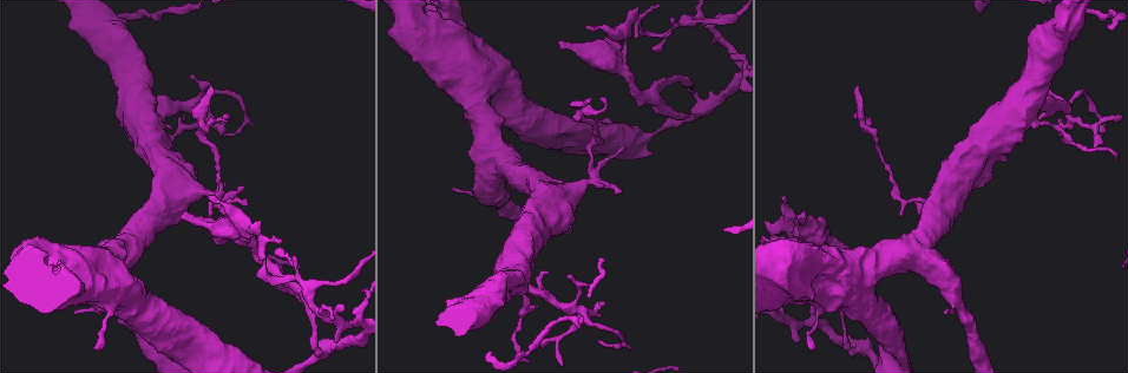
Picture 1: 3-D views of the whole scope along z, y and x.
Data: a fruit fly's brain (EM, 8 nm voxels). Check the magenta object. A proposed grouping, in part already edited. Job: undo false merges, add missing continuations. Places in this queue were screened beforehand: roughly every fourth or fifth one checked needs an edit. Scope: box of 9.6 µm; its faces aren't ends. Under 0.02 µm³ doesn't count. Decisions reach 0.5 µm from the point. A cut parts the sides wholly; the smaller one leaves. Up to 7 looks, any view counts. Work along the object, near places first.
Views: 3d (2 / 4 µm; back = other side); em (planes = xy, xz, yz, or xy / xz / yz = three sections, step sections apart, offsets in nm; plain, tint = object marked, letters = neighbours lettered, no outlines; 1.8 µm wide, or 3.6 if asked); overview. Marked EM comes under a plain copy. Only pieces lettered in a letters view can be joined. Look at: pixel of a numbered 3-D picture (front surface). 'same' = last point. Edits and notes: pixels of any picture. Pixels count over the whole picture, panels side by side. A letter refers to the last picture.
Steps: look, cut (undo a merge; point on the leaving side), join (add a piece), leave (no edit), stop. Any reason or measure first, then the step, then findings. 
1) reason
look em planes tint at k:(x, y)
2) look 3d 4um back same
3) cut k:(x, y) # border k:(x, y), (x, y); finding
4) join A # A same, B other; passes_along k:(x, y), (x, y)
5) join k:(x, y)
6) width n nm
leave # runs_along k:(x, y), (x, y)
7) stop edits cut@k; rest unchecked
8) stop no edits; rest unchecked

an open end
look em planes tint at 1:(560, 42)

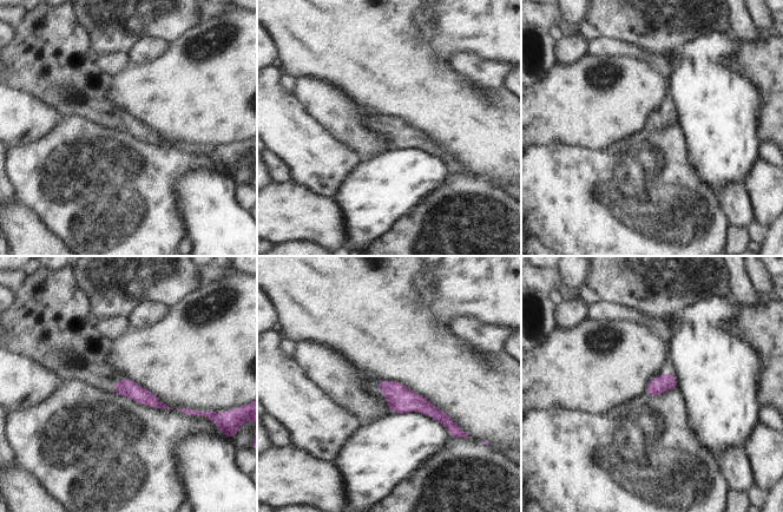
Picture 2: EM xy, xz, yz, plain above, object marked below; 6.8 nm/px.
look em planes letters same

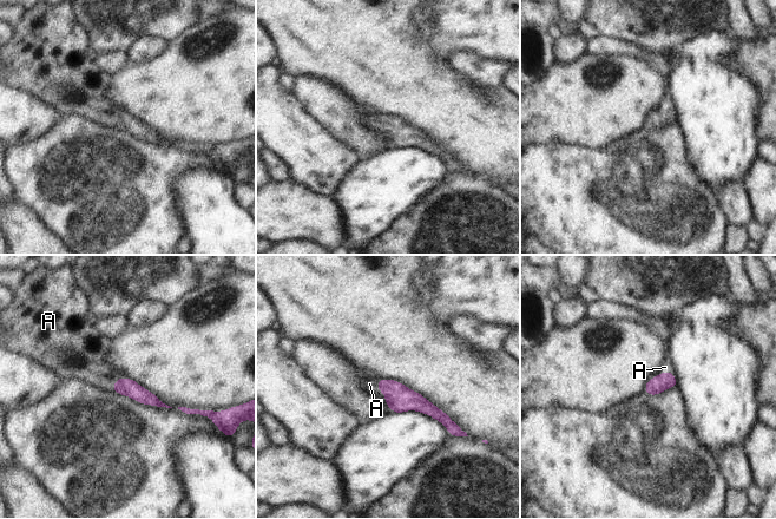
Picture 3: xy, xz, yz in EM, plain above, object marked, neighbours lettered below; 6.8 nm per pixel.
join A # A same; passes_along 3:(399, 398), (379, 389), (369, 383); it goes on there

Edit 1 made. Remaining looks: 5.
look overview

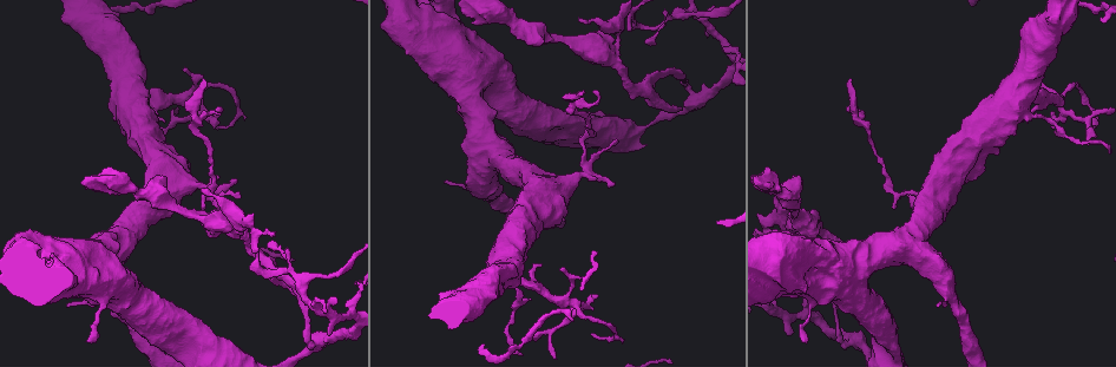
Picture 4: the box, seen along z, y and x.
touches itself
look 3d 4um at 4:(258, 234)

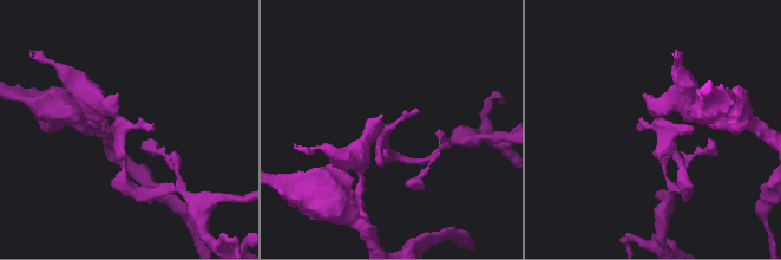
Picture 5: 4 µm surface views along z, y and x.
now the EM
look em xz step 8 tint at 5:(660, 130)

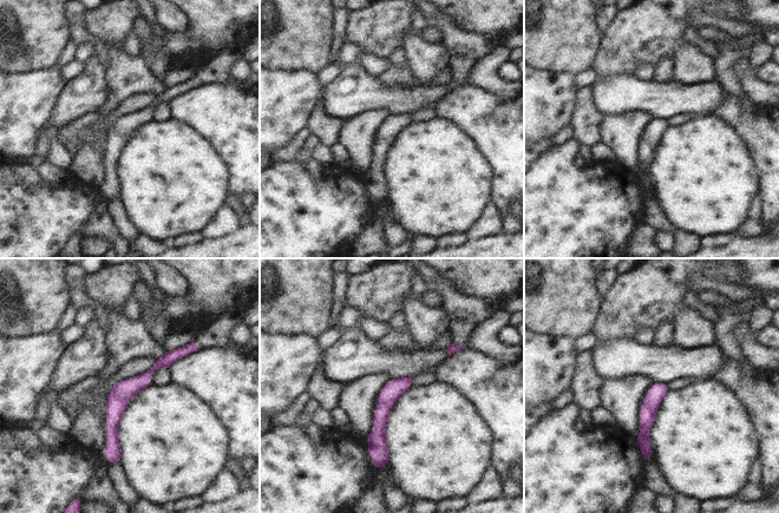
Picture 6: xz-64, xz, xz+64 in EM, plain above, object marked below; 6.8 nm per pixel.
cut it another way
look em planes letters same

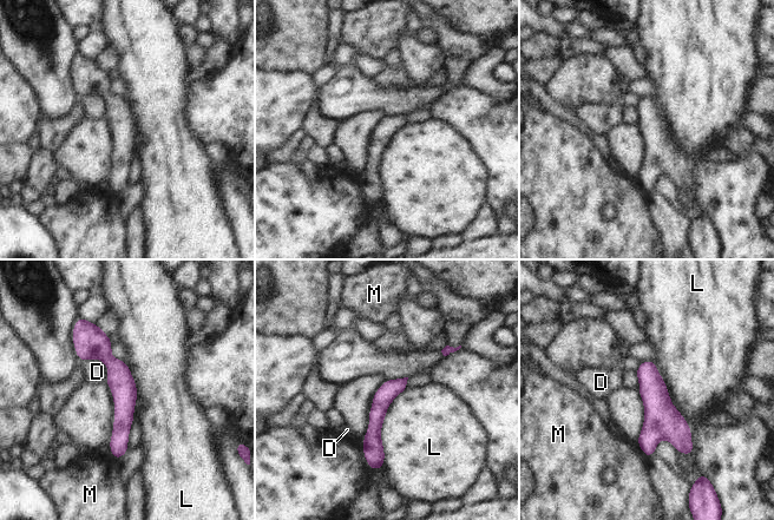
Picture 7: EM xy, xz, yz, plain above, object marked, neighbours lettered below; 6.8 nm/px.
width 120 nm
leave # D other, L other, M other; one neuron here

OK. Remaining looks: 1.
stop edits join@3; rest unchecked

